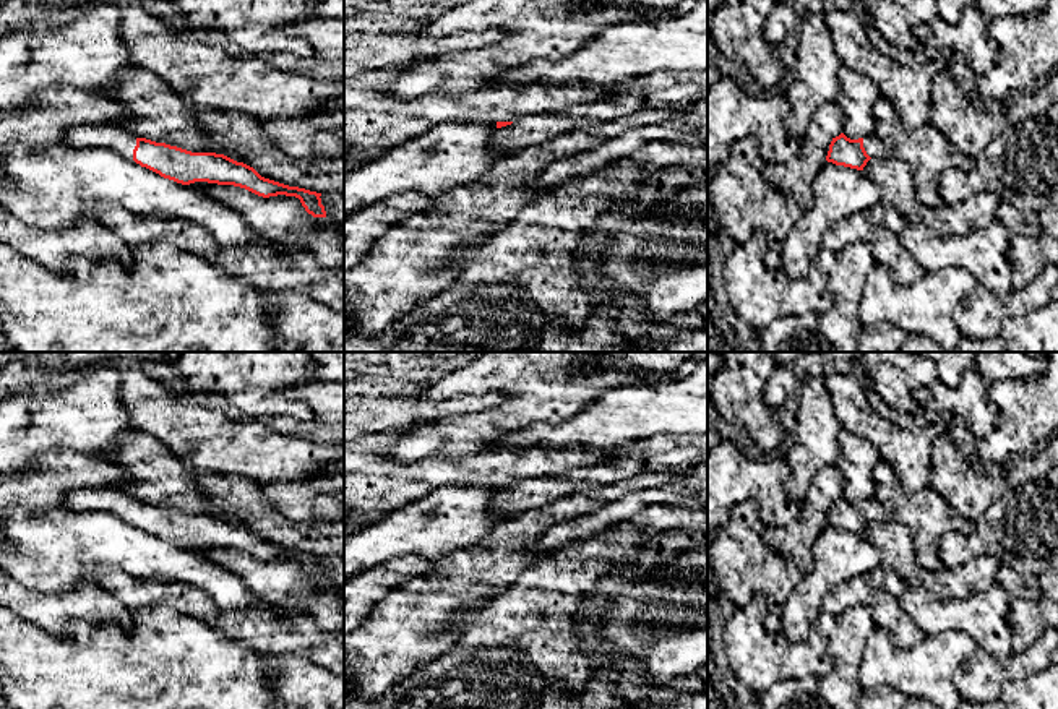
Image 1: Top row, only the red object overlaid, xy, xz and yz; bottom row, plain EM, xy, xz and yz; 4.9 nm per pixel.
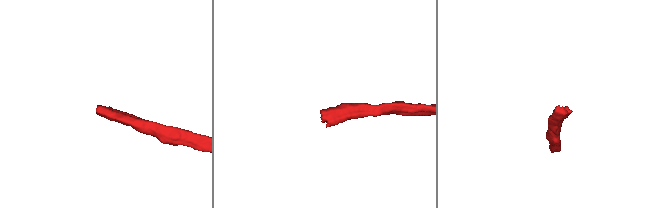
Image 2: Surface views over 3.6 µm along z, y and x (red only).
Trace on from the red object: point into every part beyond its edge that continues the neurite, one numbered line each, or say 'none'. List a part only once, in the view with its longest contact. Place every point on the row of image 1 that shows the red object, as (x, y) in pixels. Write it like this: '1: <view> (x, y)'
1: xy (80, 135)

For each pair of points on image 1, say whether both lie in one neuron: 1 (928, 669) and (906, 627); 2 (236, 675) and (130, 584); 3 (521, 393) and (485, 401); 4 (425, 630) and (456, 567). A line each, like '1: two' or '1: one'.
1: two
2: two
3: two
4: one

